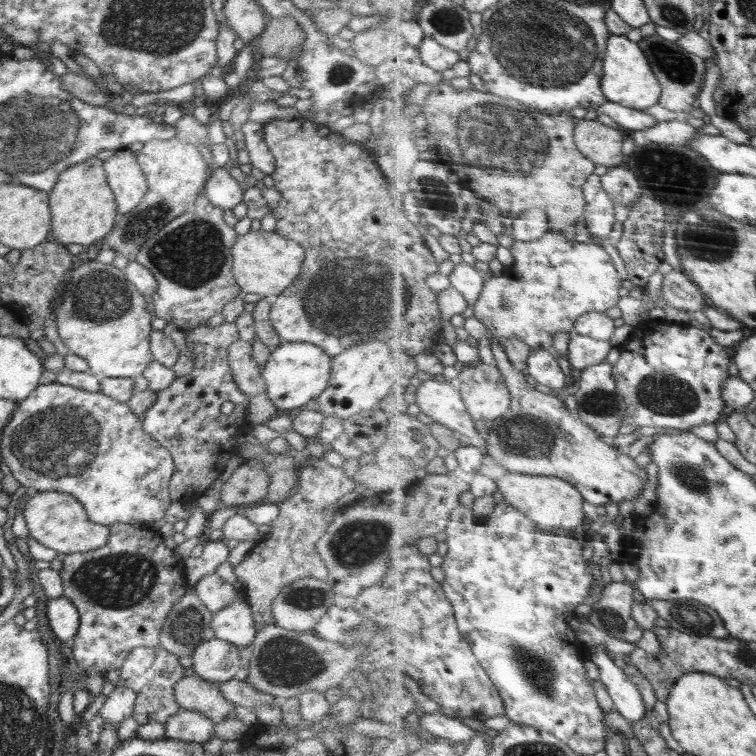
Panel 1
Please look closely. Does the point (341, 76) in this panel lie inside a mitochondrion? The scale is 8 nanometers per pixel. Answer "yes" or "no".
yes

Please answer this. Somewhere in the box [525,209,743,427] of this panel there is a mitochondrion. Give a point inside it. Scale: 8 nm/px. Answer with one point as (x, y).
(664, 393)

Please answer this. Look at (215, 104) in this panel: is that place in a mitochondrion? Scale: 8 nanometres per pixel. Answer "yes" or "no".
no

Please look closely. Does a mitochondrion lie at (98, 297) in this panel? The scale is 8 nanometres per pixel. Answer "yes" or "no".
yes

